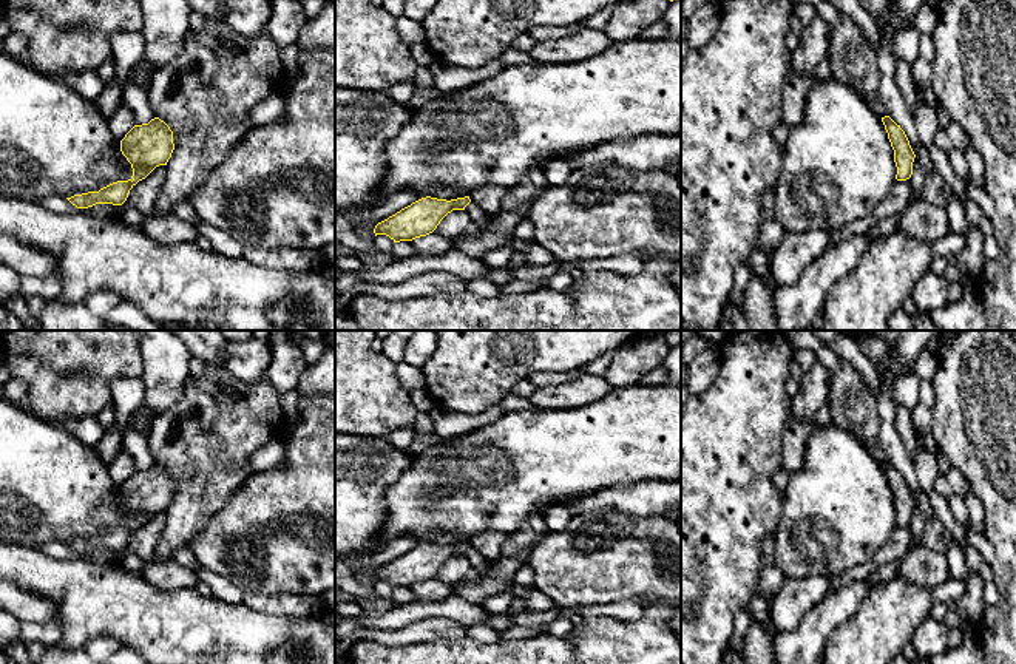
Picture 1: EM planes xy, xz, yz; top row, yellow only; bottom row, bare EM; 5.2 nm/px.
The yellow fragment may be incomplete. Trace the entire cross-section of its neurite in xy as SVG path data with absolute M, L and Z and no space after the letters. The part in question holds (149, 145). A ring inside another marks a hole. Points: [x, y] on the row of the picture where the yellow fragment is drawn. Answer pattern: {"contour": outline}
{"contour": "M159 117L134 125L120 141L120 151L131 164L133 176L128 181L113 182L99 191L74 195L66 199L77 208L96 204L122 205L139 181L145 179L156 167L167 165L173 150L173 131Z"}

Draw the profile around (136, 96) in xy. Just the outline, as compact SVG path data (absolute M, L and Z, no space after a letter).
M128 79L122 93L122 100L133 110L136 125L148 124L154 119L154 111L148 100L148 88Z

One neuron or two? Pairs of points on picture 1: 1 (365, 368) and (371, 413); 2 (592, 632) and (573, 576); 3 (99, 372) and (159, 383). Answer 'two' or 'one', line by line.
1: one
2: two
3: two

